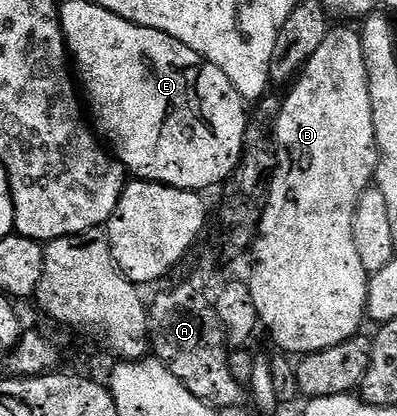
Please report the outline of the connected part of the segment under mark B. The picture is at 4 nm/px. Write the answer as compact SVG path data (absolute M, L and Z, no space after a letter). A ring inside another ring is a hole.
M333 27L328 33L326 42L314 50L308 60L308 65L300 73L298 79L287 89L288 97L280 108L280 117L276 120L276 171L272 174L272 183L268 189L268 205L260 223L260 232L256 236L254 253L256 265L252 268L252 280L249 288L254 298L254 306L260 315L260 324L268 327L272 340L279 351L284 354L307 354L321 352L330 346L338 346L361 331L360 323L365 323L368 311L368 281L369 272L358 259L358 249L354 246L354 210L358 206L358 198L373 183L376 175L376 165L380 163L380 147L376 145L376 126L372 95L368 85L368 53L365 41L352 28Z

